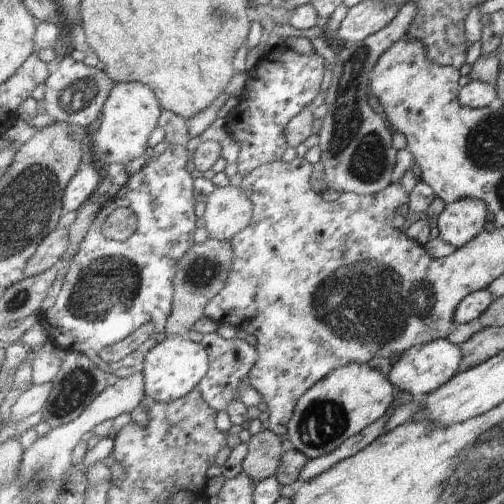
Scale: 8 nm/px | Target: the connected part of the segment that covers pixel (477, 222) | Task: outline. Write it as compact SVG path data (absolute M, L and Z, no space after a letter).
M461 198L446 206L438 218L439 236L456 249L481 234L487 222L488 206L481 199Z

